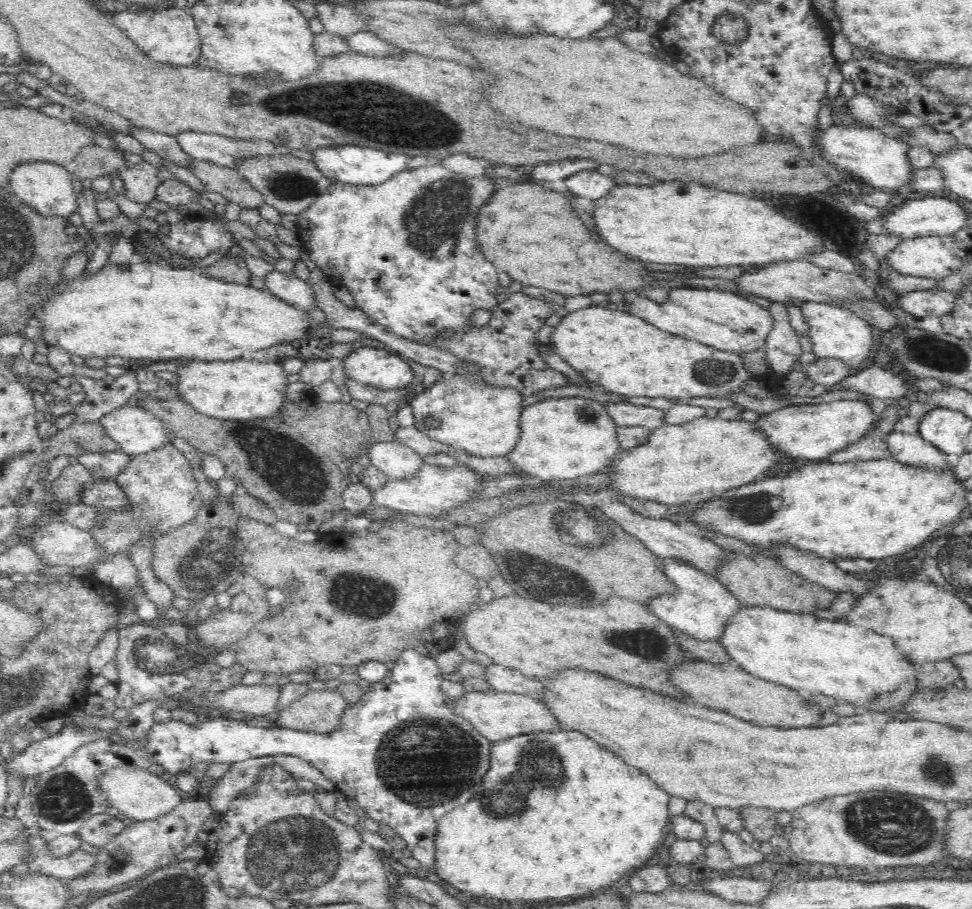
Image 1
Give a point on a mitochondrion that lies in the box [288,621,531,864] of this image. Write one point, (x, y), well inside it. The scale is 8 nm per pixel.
(405, 761)

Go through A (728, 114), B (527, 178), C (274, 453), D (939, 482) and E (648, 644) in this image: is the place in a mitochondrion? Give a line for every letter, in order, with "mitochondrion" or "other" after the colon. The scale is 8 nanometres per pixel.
A: other
B: other
C: mitochondrion
D: other
E: mitochondrion

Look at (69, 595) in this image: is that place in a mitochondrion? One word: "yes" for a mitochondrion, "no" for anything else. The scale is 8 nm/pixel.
no

